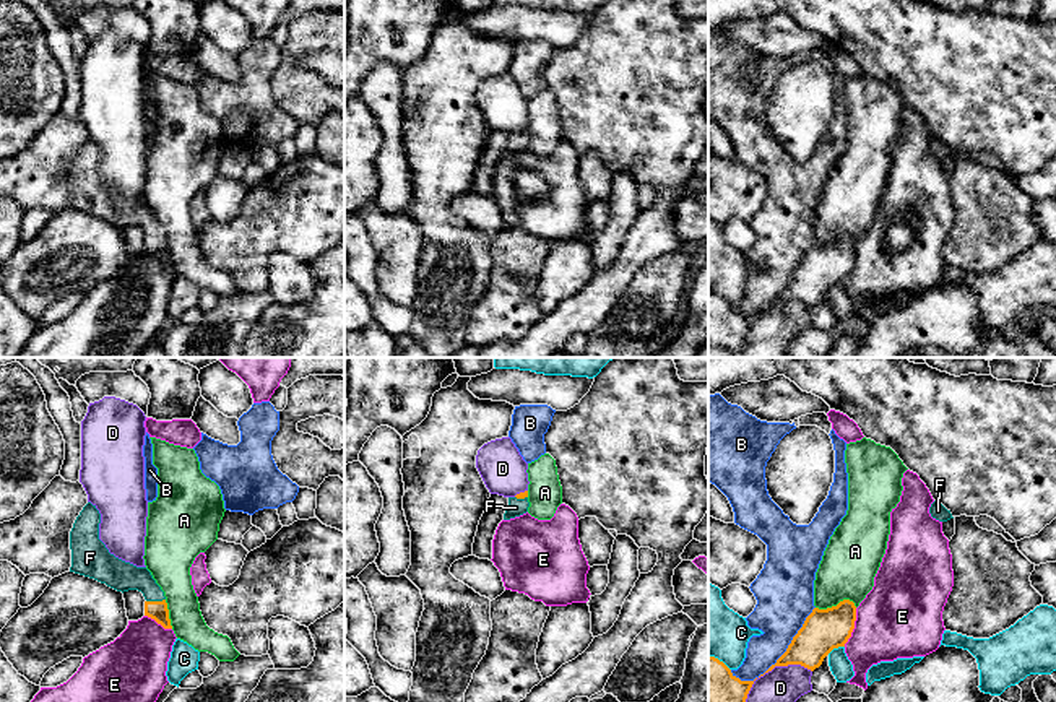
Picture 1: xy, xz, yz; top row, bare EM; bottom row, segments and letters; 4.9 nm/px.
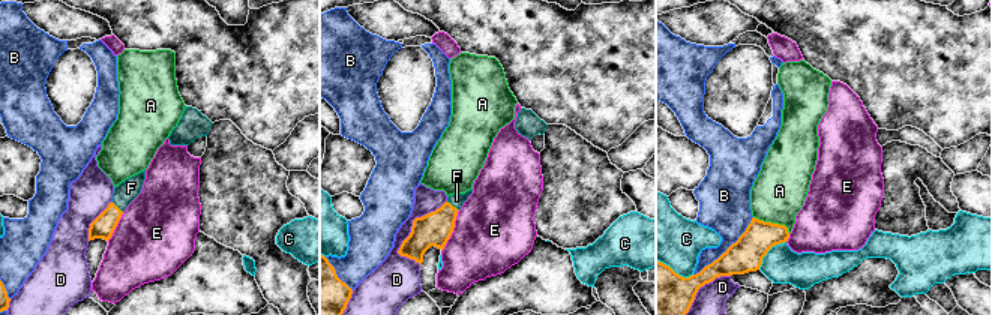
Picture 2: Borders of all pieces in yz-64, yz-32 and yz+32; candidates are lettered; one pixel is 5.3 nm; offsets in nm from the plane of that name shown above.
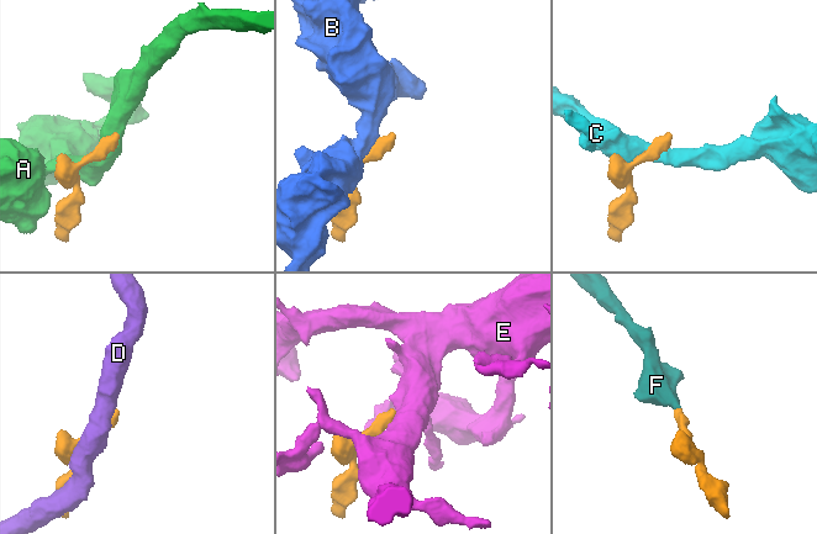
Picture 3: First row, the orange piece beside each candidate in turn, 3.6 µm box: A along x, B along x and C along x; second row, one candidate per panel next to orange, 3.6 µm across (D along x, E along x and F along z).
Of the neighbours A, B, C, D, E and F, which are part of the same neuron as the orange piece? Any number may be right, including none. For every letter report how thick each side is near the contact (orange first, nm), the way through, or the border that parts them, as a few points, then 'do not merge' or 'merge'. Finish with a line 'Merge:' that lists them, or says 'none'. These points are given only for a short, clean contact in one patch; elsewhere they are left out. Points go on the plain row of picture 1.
A: calibres 200 and 280 nm; border yz (856, 242), (848, 236), (840, 236), (835, 241), (816, 244); do not merge
B: calibres 200 and 260 nm; do not merge
C: calibres 200 and 110 nm; do not merge
D: calibres 160 and 240 nm; do not merge
E: calibres 200 and 400 nm; border yz (856, 244), (852, 272), (843, 281); do not merge
F: calibres 100 and 150 nm; way xy (156, 246), (155, 238), (137, 215), (117, 210); merge
Merge: F

